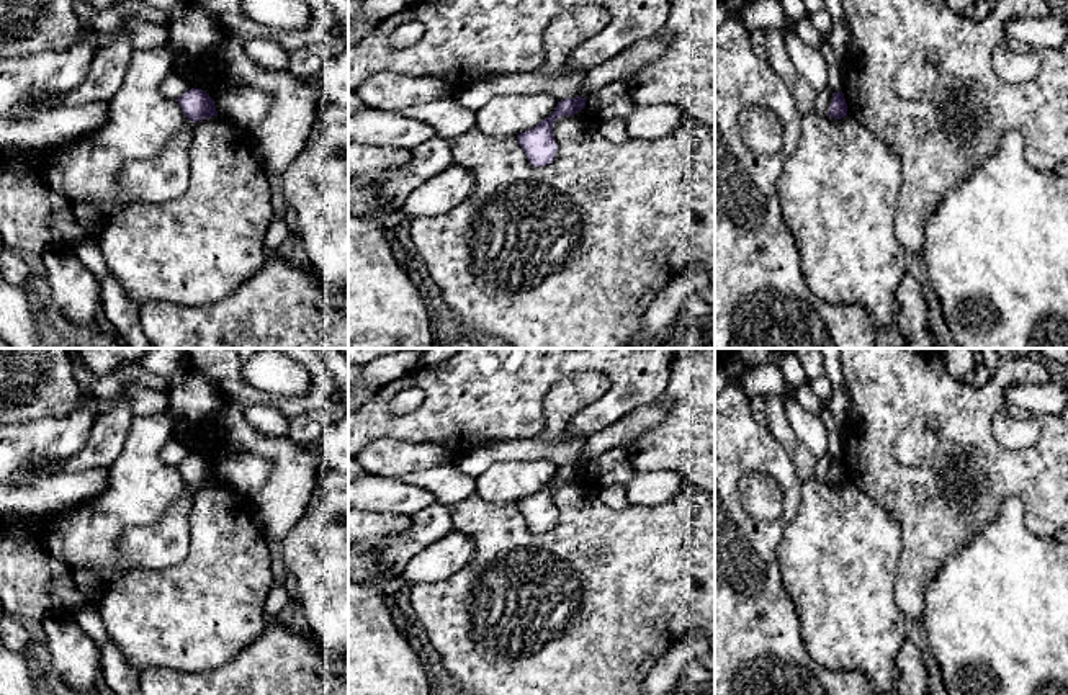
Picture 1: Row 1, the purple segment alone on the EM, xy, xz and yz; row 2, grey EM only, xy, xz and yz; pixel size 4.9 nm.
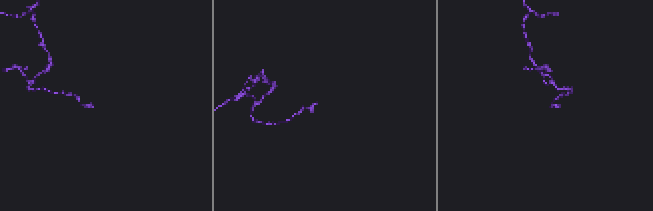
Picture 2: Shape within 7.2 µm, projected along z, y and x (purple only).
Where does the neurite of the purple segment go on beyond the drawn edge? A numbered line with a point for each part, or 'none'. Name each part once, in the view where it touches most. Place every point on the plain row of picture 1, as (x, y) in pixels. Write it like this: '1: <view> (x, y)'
none

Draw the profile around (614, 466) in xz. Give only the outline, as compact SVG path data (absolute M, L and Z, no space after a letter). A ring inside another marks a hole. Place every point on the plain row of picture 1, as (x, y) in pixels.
M618 448L605 451L586 463L584 474L595 487L610 484L626 486L635 474L635 468L626 450Z

